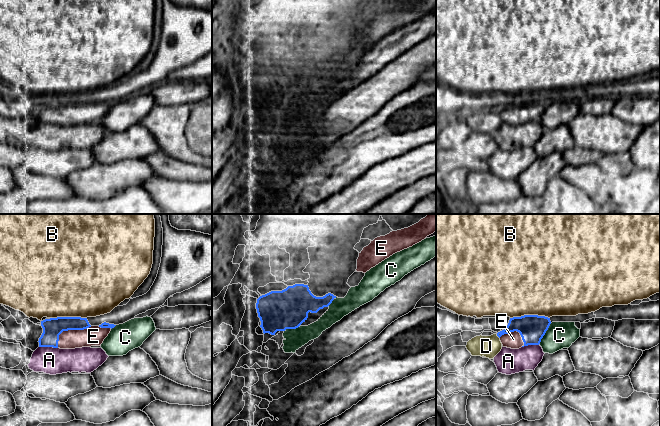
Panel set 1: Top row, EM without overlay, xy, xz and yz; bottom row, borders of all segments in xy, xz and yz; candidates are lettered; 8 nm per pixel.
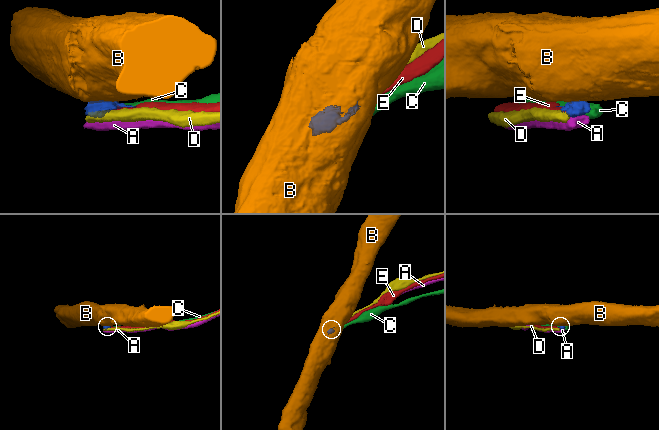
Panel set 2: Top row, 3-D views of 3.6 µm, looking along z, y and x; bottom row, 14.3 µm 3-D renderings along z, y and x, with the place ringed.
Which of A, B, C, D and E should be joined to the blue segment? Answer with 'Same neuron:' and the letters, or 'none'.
Same neuron: E

